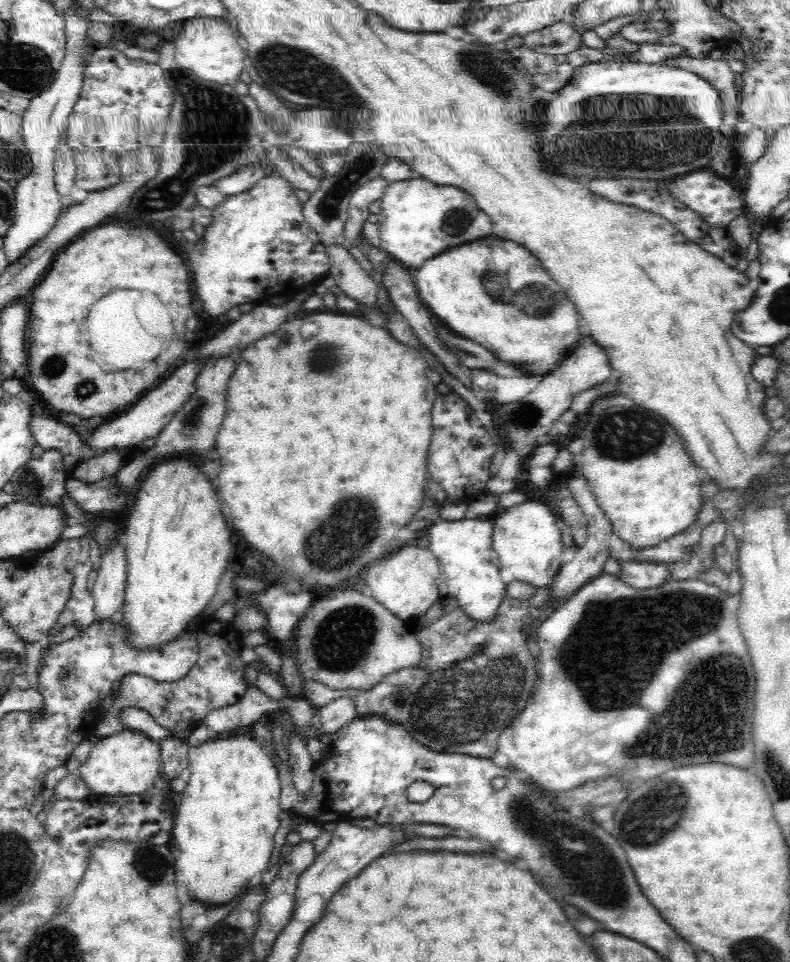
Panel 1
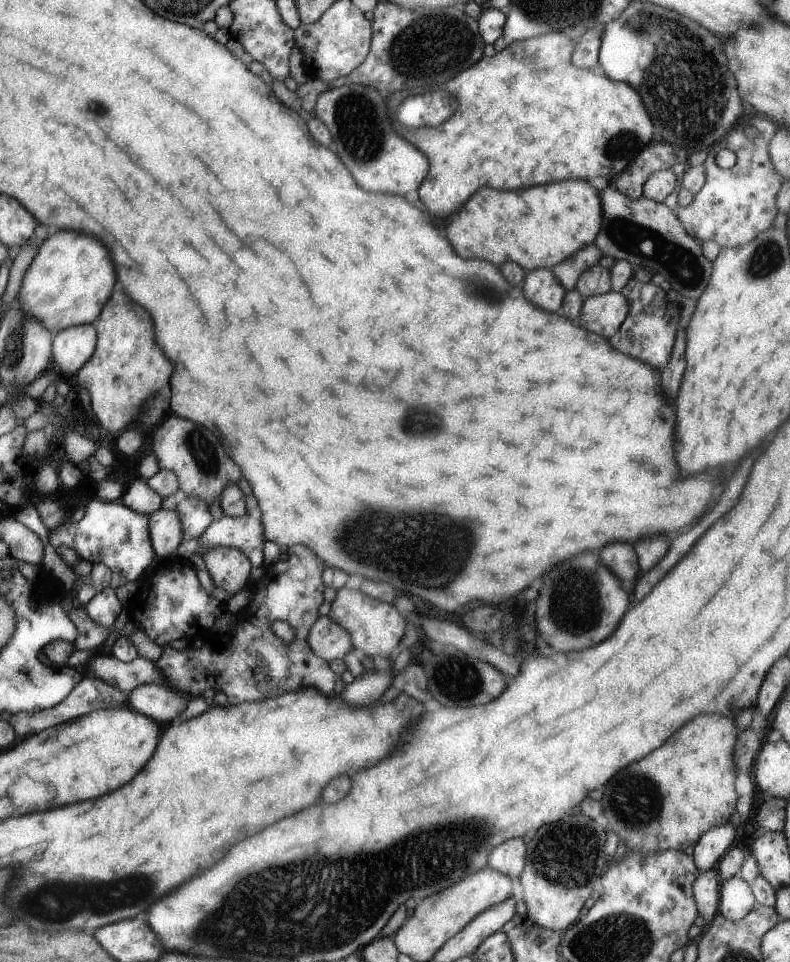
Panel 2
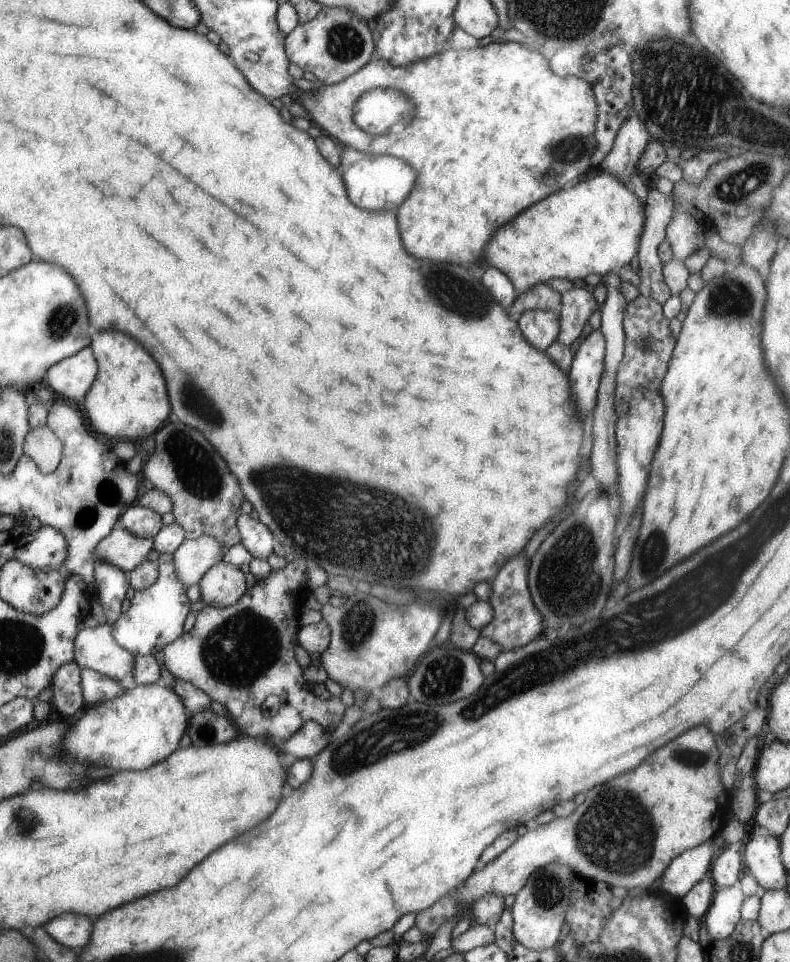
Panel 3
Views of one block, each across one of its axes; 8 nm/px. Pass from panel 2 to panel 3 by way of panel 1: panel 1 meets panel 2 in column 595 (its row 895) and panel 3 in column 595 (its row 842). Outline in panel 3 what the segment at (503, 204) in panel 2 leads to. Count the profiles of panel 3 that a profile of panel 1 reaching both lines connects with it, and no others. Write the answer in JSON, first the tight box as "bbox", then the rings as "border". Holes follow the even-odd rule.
{"bbox":[483,172,645,294],"border":[[[603,172],[568,190],[550,193],[548,198],[535,202],[509,222],[506,221],[497,228],[490,240],[487,240],[483,260],[510,278],[517,294],[540,282],[547,283],[552,278],[574,281],[578,278],[584,279],[592,273],[603,277],[631,262],[639,250],[639,237],[644,227],[645,206],[626,184],[614,175]]]}

